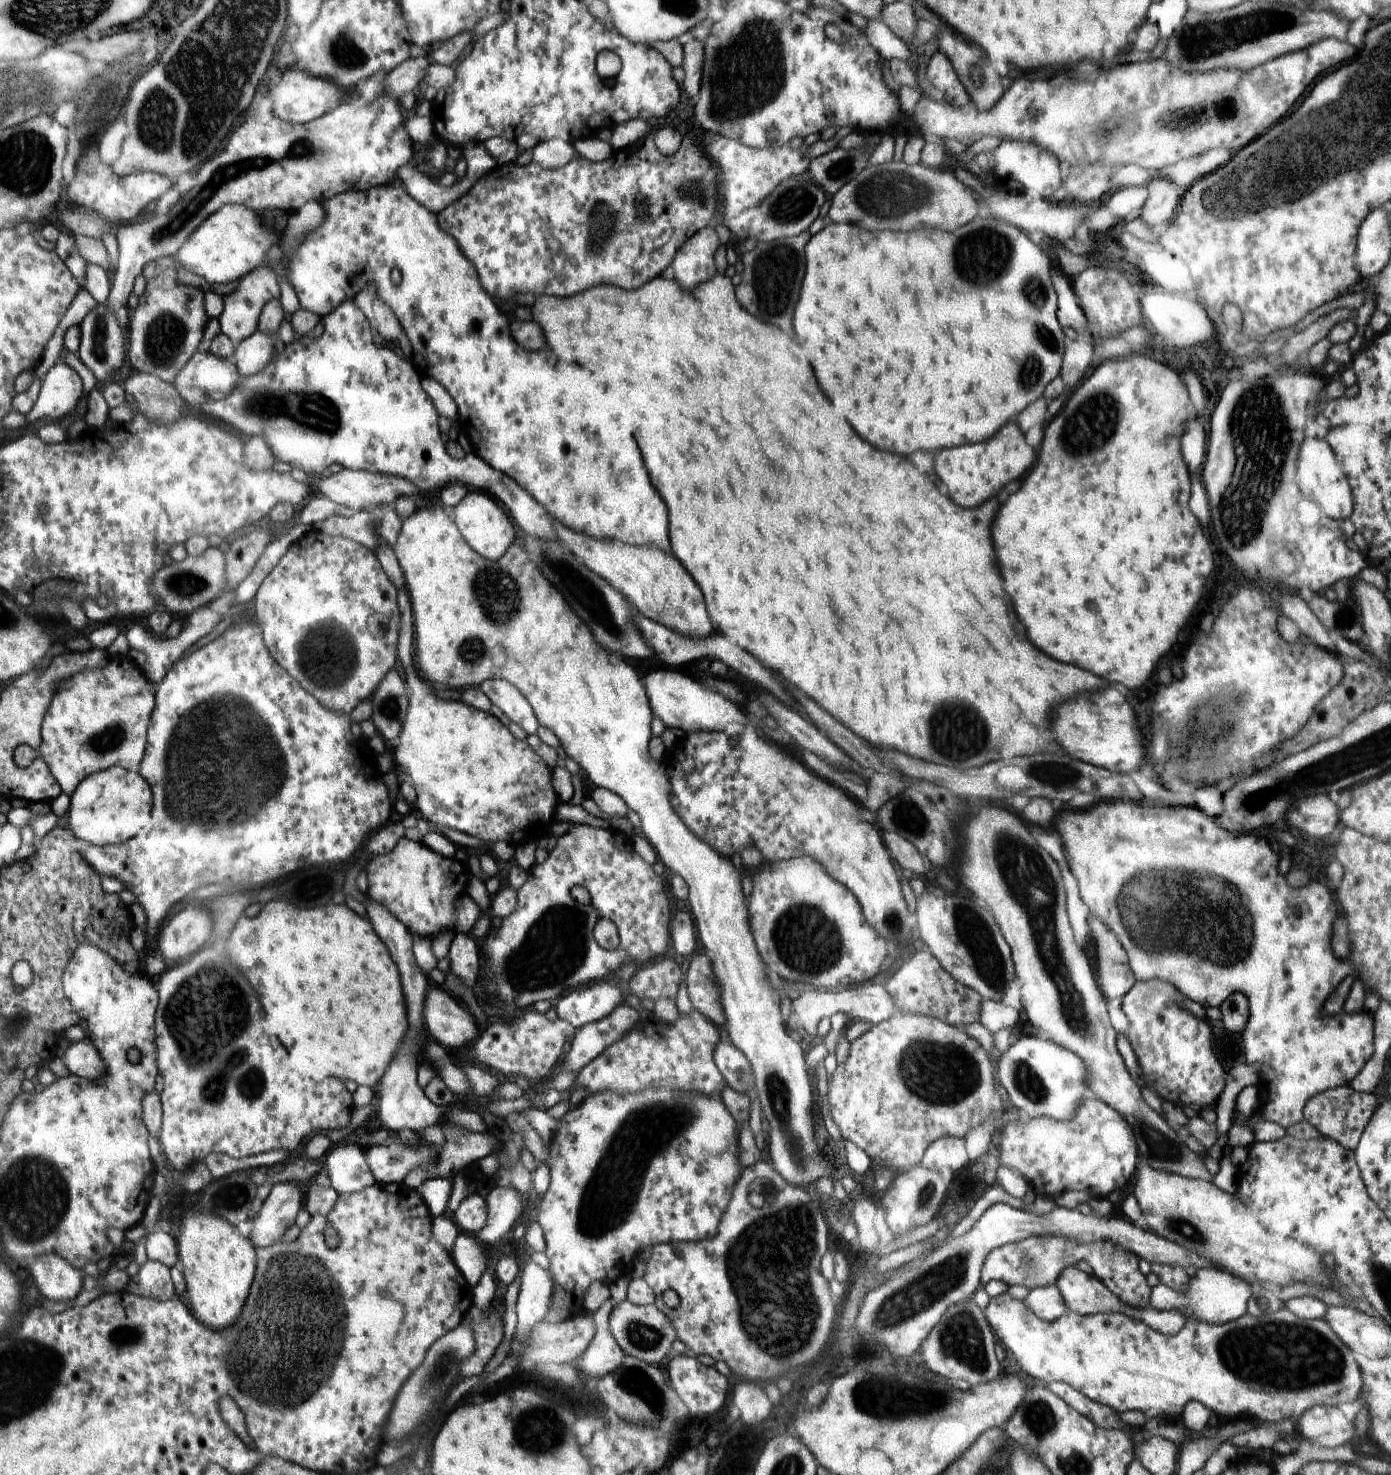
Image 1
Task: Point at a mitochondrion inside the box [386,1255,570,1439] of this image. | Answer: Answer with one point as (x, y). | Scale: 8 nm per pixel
(439, 1372)

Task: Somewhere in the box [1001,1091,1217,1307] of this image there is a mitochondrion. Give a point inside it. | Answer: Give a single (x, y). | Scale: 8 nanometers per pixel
(1168, 1148)

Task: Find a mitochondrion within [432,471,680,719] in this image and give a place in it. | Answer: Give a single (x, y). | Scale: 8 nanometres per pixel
(591, 600)

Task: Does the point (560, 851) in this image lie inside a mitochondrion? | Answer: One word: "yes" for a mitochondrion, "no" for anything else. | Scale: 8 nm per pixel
no

